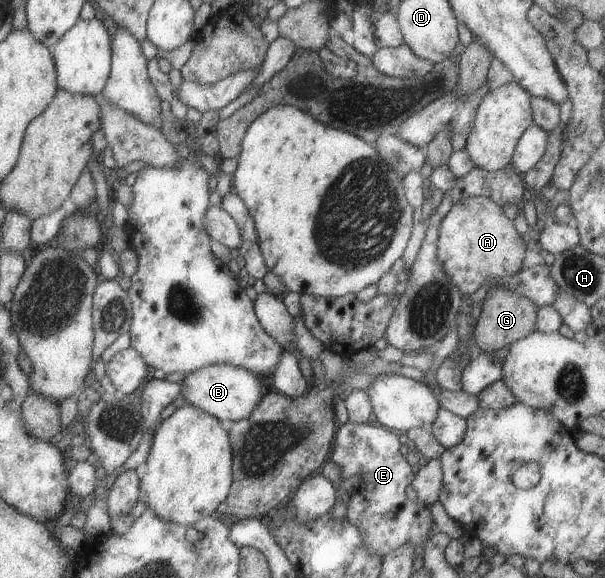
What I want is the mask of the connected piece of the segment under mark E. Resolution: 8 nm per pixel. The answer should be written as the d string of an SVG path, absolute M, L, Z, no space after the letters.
M347 421L345 424L337 425L335 444L330 458L340 471L340 484L335 487L335 490L336 498L347 507L346 520L360 530L368 551L376 553L381 558L404 543L410 543L414 548L421 546L431 523L434 522L427 506L420 501L409 501L406 498L405 488L412 482L415 468L409 466L406 458L399 454L399 446L398 434L382 425L371 426L367 423L356 424Z

